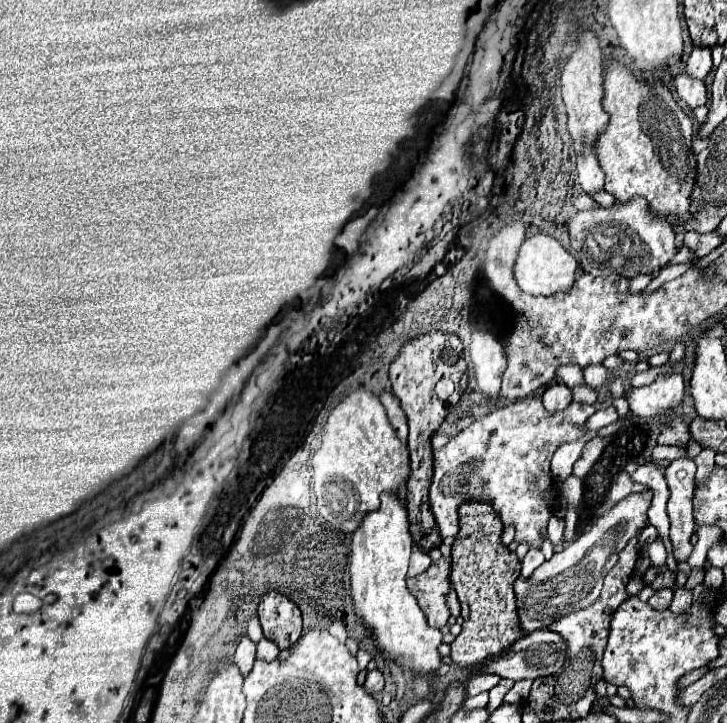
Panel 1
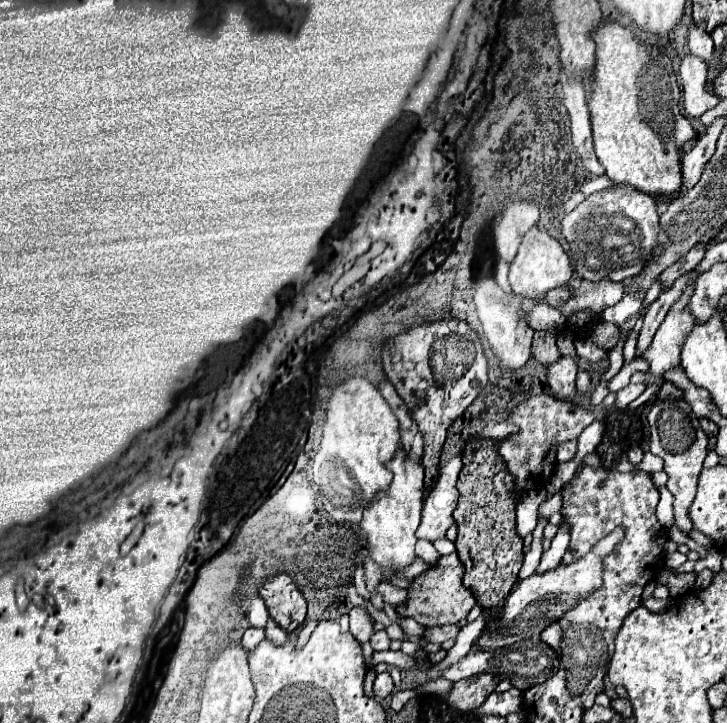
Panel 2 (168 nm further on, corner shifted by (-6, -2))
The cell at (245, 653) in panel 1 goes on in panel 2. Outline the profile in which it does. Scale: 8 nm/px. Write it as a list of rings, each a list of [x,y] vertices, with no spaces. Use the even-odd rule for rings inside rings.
[[[248,628],[242,636],[242,646],[246,652],[252,652],[260,642],[264,640],[264,630],[260,628]]]

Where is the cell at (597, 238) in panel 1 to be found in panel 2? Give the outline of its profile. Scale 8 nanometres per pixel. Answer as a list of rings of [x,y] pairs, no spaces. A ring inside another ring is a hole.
[[[614,186],[610,190],[590,194],[576,210],[564,216],[562,234],[570,242],[574,270],[584,280],[616,280],[628,282],[636,278],[654,258],[654,248],[660,244],[660,220],[656,198],[632,188]]]

